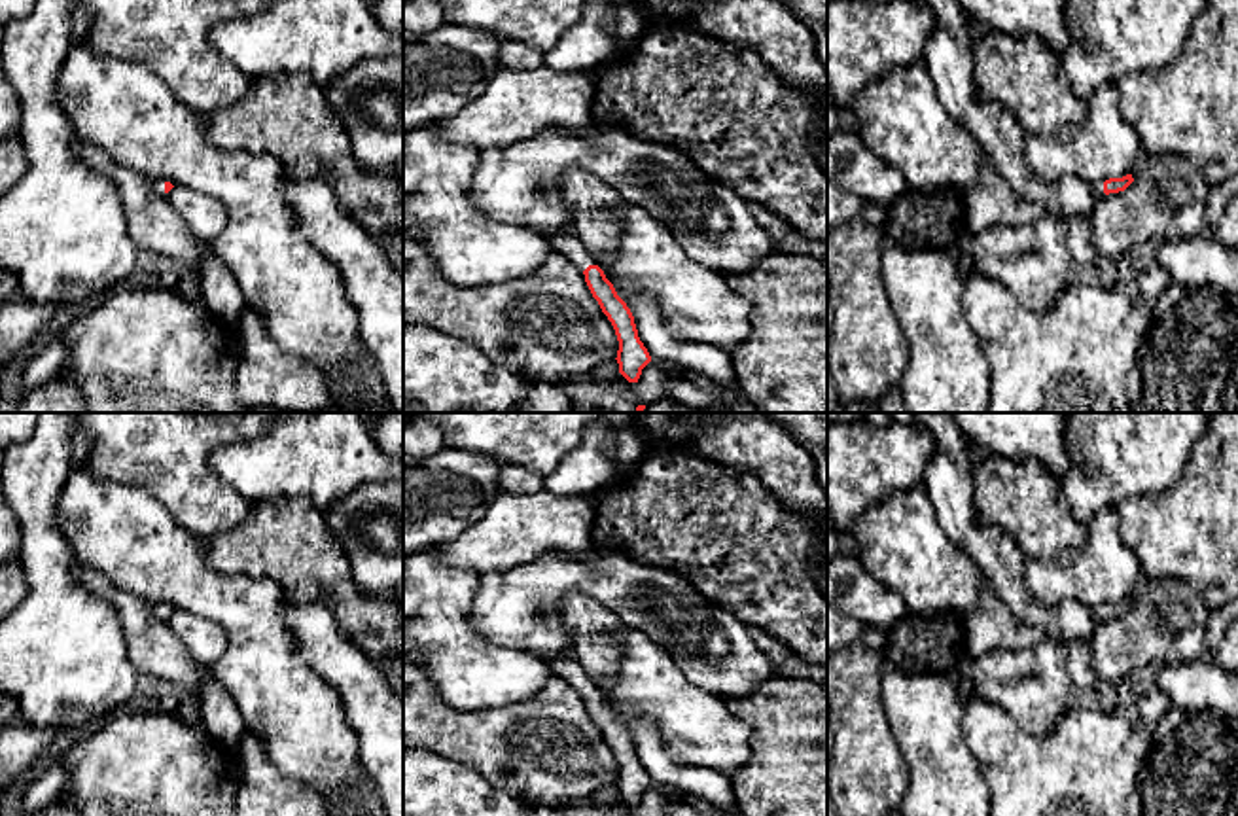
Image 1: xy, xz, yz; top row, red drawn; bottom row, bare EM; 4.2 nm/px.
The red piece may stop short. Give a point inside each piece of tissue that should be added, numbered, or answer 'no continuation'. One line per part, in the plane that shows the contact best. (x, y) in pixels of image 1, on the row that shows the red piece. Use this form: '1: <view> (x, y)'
1: xz (565, 241)

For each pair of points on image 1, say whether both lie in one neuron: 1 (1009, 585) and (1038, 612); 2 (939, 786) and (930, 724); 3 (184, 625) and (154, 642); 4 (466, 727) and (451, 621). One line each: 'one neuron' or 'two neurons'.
1: one neuron
2: one neuron
3: two neurons
4: two neurons

